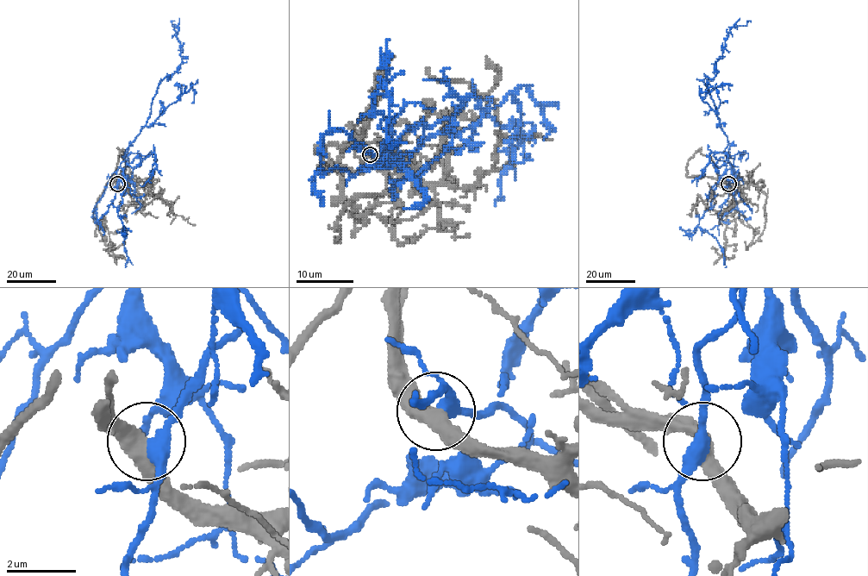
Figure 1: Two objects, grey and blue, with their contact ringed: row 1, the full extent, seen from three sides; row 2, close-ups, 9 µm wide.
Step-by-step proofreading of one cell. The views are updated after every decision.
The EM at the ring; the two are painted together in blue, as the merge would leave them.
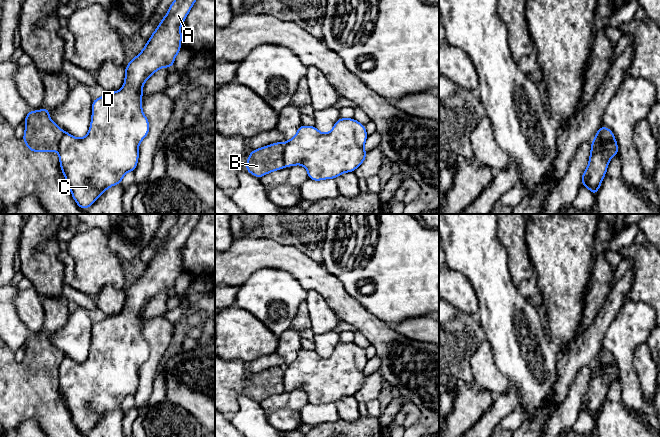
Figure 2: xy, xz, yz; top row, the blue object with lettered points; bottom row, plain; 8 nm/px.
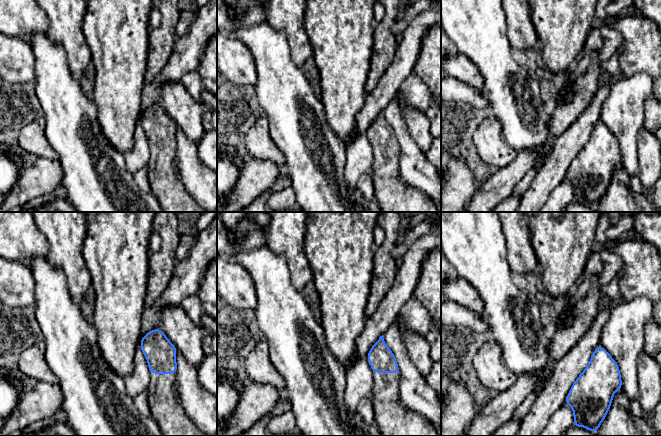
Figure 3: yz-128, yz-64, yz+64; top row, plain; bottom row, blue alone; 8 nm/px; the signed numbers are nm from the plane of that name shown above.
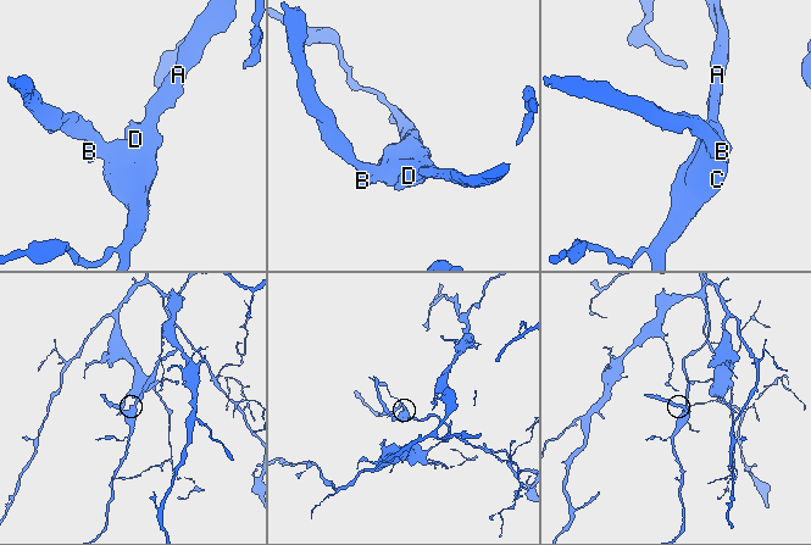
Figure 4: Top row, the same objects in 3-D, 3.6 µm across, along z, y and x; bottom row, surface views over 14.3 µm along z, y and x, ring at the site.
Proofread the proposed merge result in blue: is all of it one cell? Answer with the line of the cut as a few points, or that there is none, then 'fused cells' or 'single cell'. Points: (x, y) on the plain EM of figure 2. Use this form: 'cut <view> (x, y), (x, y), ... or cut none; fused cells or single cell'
cut xz (283, 367), (285, 390); fused cells

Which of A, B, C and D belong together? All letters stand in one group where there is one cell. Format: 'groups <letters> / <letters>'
groups A C D / B

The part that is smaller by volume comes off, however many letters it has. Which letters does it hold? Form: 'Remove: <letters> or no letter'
Remove: B

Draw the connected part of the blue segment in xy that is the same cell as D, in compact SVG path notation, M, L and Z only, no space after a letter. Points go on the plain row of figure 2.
M179 214L176 223L168 233L167 239L160 245L159 250L152 257L144 273L133 282L125 291L125 306L117 316L111 316L100 322L93 323L92 341L88 358L84 362L76 362L64 356L59 367L60 392L67 405L72 421L76 428L86 435L95 425L104 418L105 414L122 407L123 400L136 394L139 382L138 371L140 366L149 357L149 344L142 335L142 309L160 292L172 293L176 279L181 275L182 257L180 250L186 243L193 228L200 219L200 214Z

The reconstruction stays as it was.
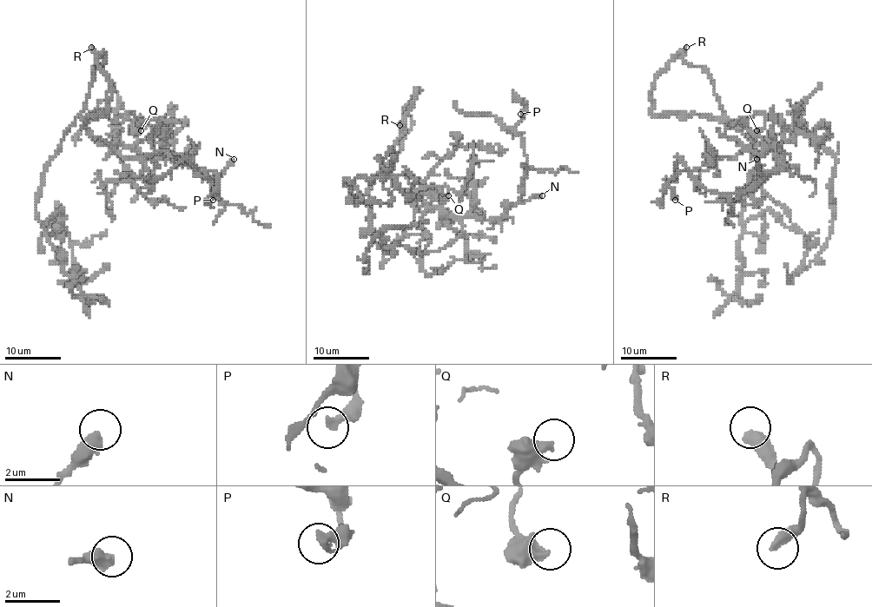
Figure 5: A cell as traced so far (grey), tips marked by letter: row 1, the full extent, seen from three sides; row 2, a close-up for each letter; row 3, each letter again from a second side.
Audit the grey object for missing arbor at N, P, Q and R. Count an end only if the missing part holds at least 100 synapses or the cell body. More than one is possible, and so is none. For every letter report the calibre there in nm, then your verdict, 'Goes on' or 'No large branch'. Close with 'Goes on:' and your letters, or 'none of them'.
N: Thickness 440 nm. No large branch
P: Thickness 340 nm. No large branch
Q: Thickness 400 nm. No large branch
R: Thickness 440 nm. Goes on
Goes on: R

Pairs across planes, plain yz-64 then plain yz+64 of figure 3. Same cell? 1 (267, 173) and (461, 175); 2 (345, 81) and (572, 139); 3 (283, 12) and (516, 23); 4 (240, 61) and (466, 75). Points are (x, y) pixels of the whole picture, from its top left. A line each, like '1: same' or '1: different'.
1: same
2: different
3: same
4: same

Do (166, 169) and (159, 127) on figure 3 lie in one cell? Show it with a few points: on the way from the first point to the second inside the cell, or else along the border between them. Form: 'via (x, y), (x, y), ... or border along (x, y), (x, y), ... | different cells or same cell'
via (163, 159), (162, 137) | same cell

